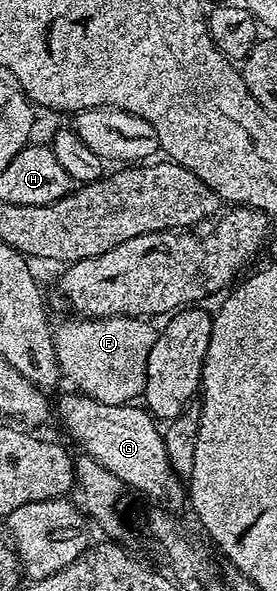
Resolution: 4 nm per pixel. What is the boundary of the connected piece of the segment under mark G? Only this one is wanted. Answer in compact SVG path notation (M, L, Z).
M78 392L70 393L59 398L59 422L73 441L83 445L82 453L111 470L113 476L123 481L124 487L140 490L160 507L170 507L170 502L188 501L184 479L169 464L163 430L150 410L139 404L102 402Z

